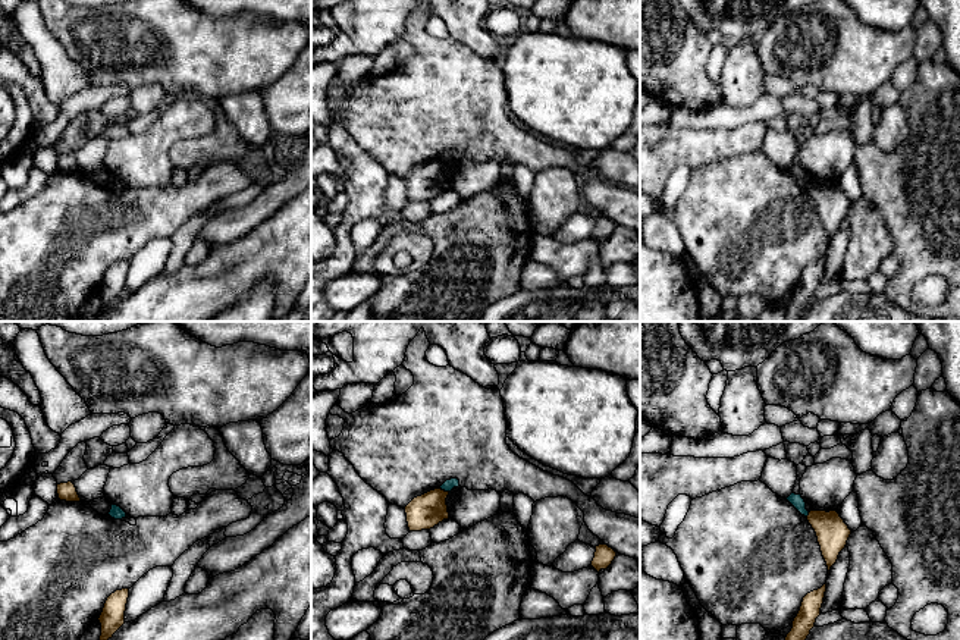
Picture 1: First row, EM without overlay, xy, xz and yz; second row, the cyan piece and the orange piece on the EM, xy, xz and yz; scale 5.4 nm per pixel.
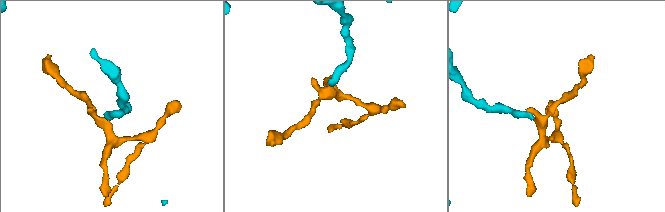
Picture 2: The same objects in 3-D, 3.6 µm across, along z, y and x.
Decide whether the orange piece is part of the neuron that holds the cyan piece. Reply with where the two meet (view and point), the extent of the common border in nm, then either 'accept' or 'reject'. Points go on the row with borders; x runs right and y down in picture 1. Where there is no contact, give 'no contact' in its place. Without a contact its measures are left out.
contact xz (445, 491); length 60 nm; reject

